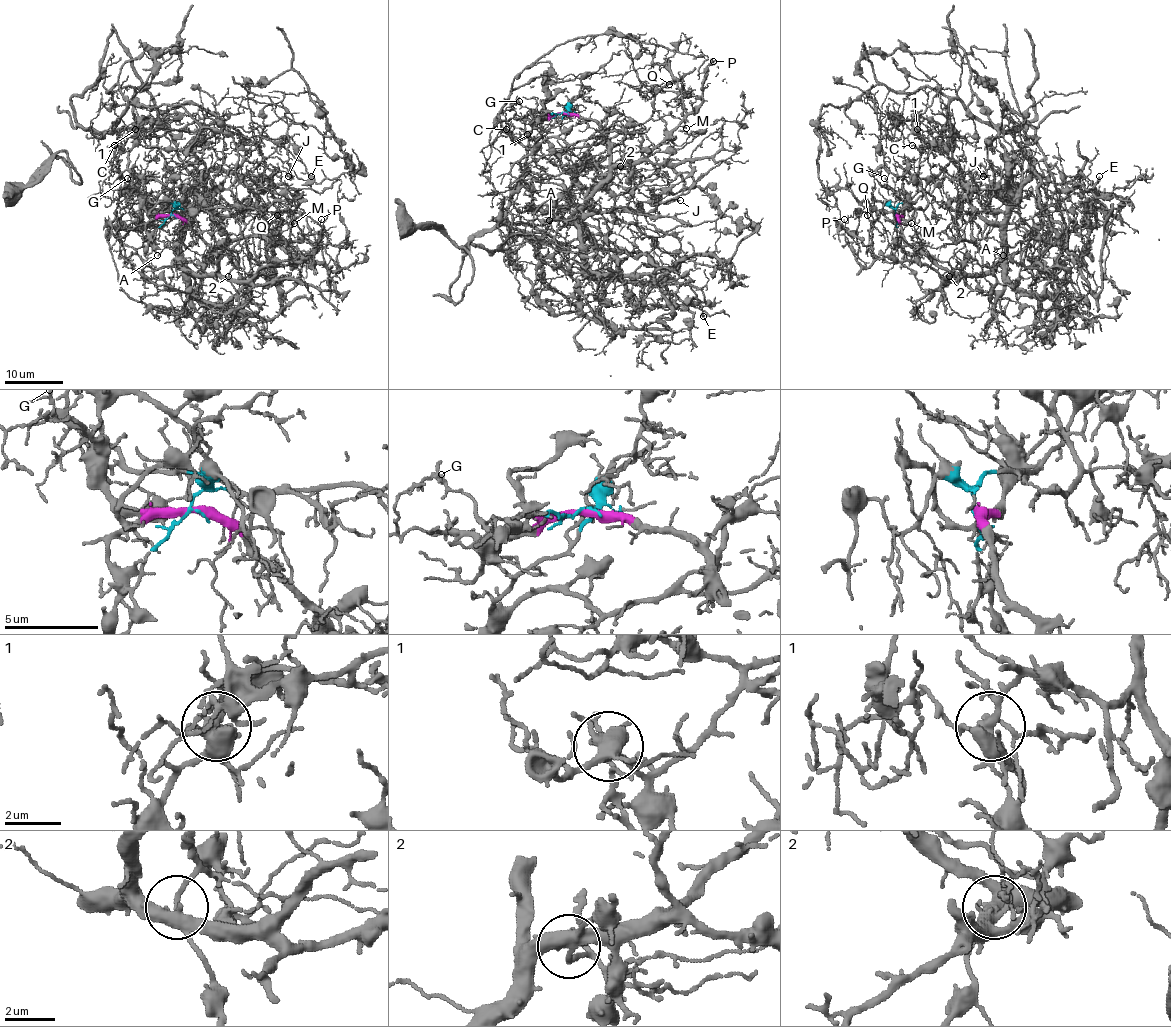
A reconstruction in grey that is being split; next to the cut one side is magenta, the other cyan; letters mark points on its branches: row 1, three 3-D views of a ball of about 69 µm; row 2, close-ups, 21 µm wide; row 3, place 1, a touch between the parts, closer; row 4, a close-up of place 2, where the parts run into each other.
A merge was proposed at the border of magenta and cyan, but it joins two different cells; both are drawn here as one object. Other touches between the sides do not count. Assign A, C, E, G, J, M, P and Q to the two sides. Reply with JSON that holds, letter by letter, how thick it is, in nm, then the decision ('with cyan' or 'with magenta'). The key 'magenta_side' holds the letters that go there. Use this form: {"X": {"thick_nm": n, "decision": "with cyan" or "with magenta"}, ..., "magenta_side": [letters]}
{"A": {"thick_nm": 120, "decision": "with magenta"}, "C": {"thick_nm": 110, "decision": "with cyan"}, "E": {"thick_nm": 300, "decision": "with cyan"}, "G": {"thick_nm": 150, "decision": "with magenta"}, "J": {"thick_nm": 150, "decision": "with magenta"}, "M": {"thick_nm": 130, "decision": "with cyan"}, "P": {"thick_nm": 90, "decision": "with magenta"}, "Q": {"thick_nm": 110, "decision": "with cyan"}, "magenta_side": ["A", "G", "J", "P"]}

